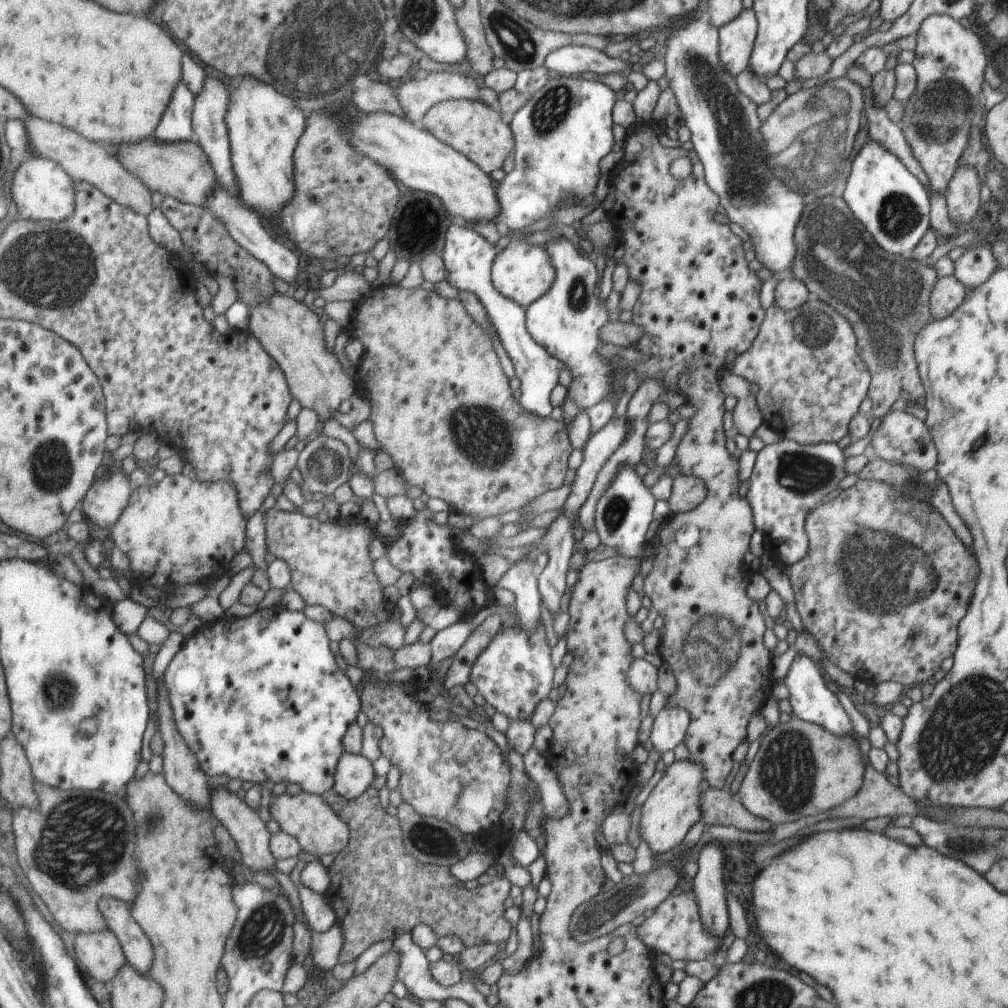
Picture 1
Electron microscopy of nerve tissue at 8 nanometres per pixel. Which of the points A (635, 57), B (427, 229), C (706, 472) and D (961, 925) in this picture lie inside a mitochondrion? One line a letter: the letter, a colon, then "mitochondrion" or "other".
A: other
B: mitochondrion
C: other
D: other

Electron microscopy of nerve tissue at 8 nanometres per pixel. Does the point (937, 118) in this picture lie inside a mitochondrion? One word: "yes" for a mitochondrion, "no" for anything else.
yes

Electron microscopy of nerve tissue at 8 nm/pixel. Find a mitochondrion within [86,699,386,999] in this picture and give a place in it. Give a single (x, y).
(262, 931)

